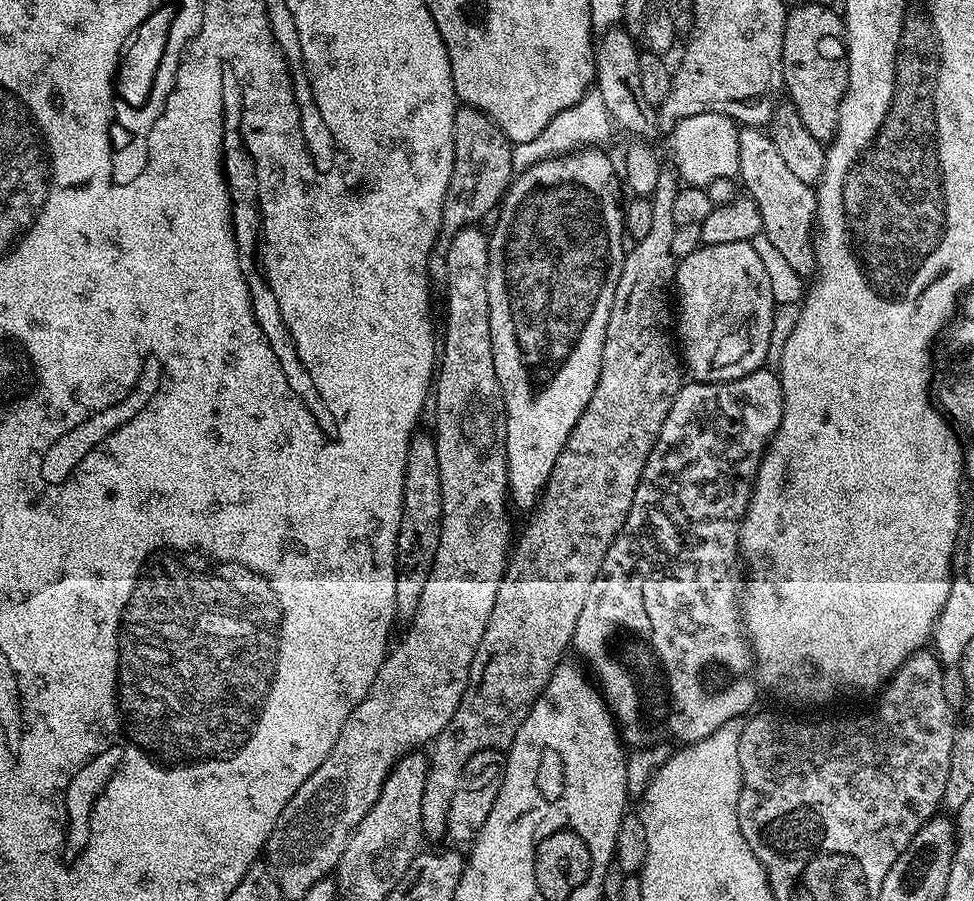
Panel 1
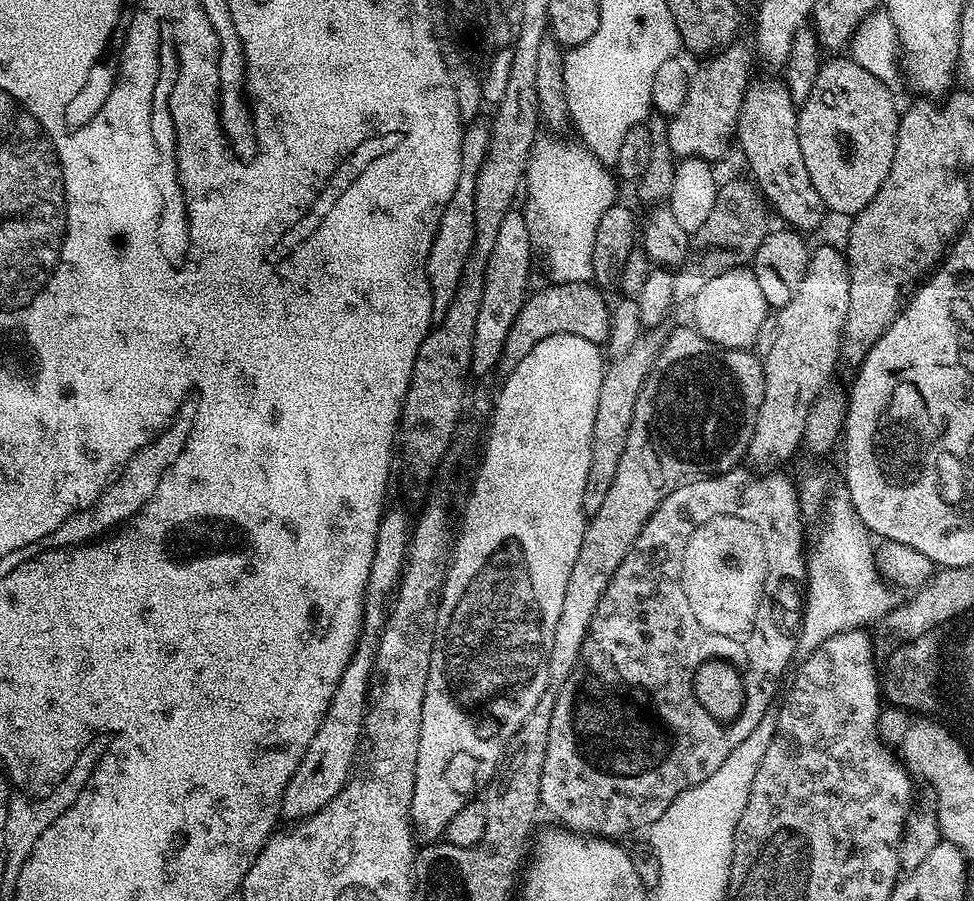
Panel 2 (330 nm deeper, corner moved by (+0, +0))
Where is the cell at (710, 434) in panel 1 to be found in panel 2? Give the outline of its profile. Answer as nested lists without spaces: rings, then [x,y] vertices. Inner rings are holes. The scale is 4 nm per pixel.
[[[737,466],[731,468],[728,472],[723,472],[721,476],[702,476],[687,482],[681,482],[662,501],[658,506],[658,510],[654,510],[654,514],[648,519],[646,526],[642,526],[642,534],[638,534],[634,546],[630,546],[626,558],[622,558],[618,570],[614,570],[614,578],[610,578],[610,582],[606,586],[606,594],[602,594],[602,598],[598,602],[598,608],[594,610],[594,618],[588,627],[586,640],[582,642],[582,650],[578,654],[578,662],[574,666],[570,678],[566,678],[566,682],[554,702],[554,710],[550,718],[550,738],[546,742],[546,762],[542,762],[540,807],[545,813],[549,812],[556,819],[553,821],[557,825],[567,828],[569,832],[579,832],[581,836],[599,836],[605,840],[616,840],[621,838],[620,836],[628,836],[631,832],[638,831],[639,828],[641,830],[651,828],[654,822],[658,822],[658,818],[662,818],[662,814],[666,814],[666,810],[672,806],[674,798],[678,794],[698,786],[698,782],[706,782],[706,778],[710,778],[710,774],[714,774],[714,770],[718,770],[718,766],[722,766],[722,762],[726,762],[730,750],[734,750],[734,746],[738,746],[738,742],[743,742],[752,733],[754,726],[758,726],[758,722],[762,722],[762,718],[769,715],[771,708],[768,707],[771,706],[772,699],[774,699],[773,704],[777,699],[776,687],[779,686],[780,679],[783,678],[784,671],[787,670],[792,656],[795,657],[797,655],[796,637],[799,633],[802,619],[802,592],[801,589],[796,589],[796,580],[803,581],[806,576],[806,546],[804,548],[804,525],[806,524],[800,513],[798,488],[794,480],[792,484],[791,478],[783,476],[780,470],[772,470],[767,474],[752,472],[747,472],[744,466]]]

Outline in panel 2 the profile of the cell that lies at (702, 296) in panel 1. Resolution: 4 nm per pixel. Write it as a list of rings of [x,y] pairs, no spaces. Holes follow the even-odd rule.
[[[751,267],[726,270],[726,274],[718,274],[706,287],[690,302],[692,320],[697,332],[700,332],[708,341],[723,348],[749,349],[764,323],[769,323],[770,309],[762,289],[758,287],[758,278],[754,278]]]

